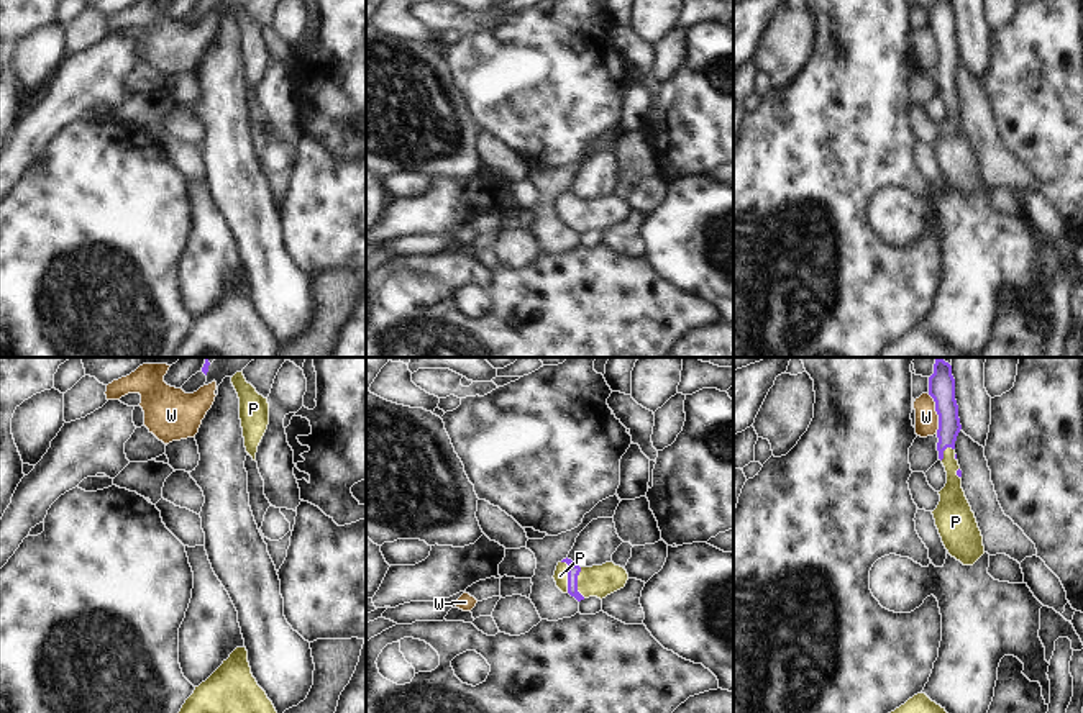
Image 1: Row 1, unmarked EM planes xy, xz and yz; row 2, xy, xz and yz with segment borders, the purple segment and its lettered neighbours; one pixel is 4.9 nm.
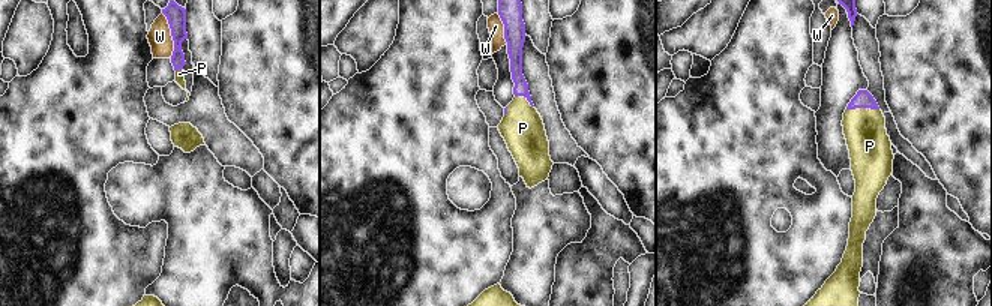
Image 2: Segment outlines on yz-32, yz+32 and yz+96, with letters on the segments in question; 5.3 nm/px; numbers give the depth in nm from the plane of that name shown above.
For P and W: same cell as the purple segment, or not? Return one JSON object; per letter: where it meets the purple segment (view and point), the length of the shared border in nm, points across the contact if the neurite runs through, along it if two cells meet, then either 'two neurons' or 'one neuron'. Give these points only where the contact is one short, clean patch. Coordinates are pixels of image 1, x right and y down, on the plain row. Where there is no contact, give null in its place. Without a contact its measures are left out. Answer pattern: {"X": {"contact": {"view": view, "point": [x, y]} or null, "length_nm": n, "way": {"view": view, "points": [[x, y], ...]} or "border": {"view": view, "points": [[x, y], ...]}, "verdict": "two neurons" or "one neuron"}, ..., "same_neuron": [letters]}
{"P": {"contact": {"view": "xz", "point": [568, 208]}, "length_nm": 160, "way": {"view": "xz", "points": [[573, 204], [568, 208], [560, 208]]}, "verdict": "one neuron"}, "W": {"contact": {"view": "yz", "point": [937, 46]}, "length_nm": 200, "border": {"view": "yz", "points": [[927, 27], [934, 35], [937, 66]]}, "verdict": "two neurons"}, "same_neuron": ["P"]}

